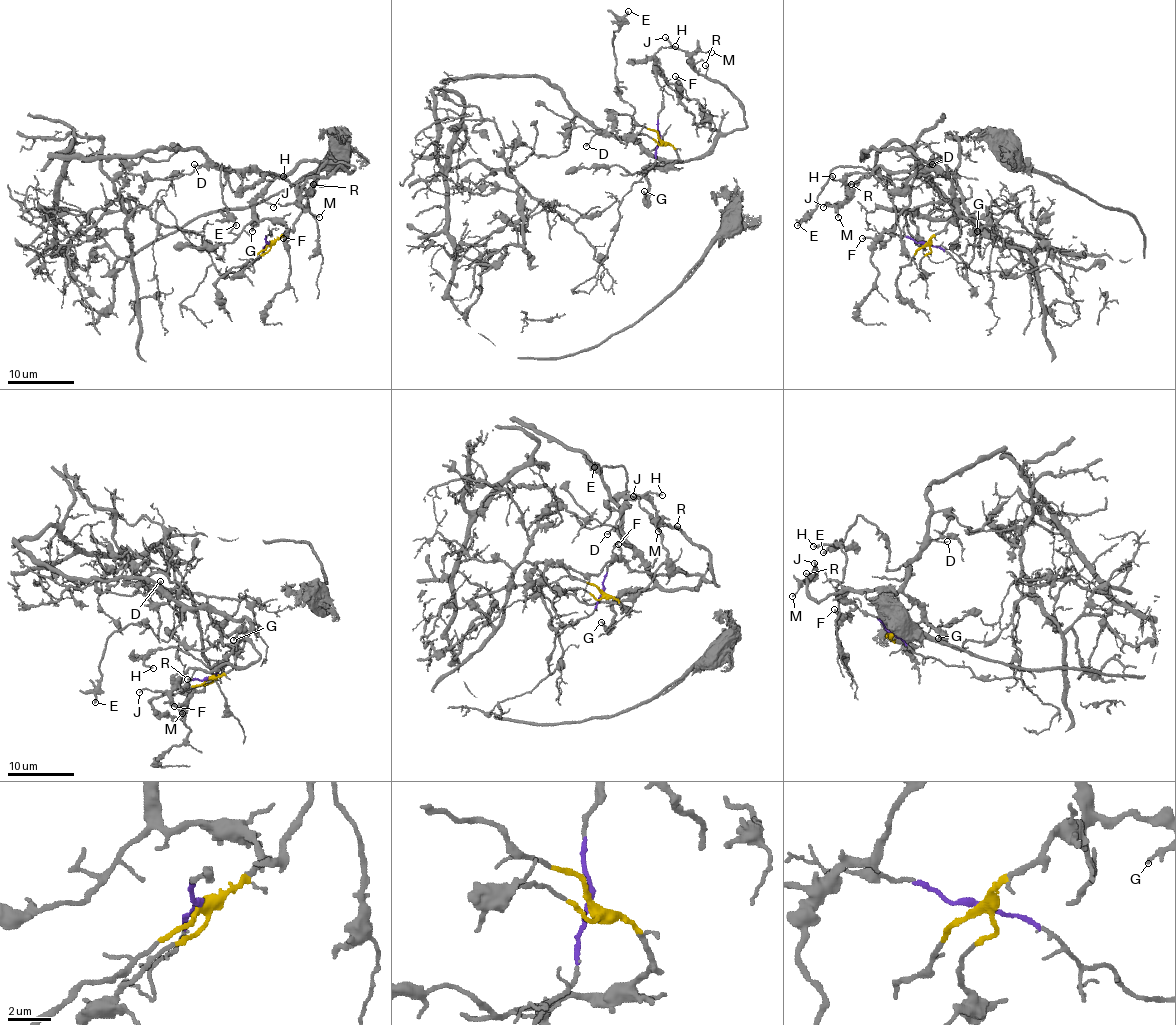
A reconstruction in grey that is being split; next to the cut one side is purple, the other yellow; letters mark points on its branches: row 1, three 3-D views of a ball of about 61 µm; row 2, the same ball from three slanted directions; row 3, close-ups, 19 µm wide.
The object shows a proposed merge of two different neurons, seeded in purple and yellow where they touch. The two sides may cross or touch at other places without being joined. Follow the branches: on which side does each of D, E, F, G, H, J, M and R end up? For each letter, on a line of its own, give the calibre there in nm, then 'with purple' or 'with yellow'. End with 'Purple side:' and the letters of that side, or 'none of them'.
D: 140 nm thick; with yellow
E: 240 nm thick; with yellow
F: 190 nm thick; with yellow
G: 190 nm thick; with yellow
H: 170 nm thick; with yellow
J: 110 nm thick; with yellow
M: 140 nm thick; with yellow
R: 130 nm thick; with yellow
Purple side: none of them

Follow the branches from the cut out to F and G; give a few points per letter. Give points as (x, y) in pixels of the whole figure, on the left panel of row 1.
F: (266, 244), (286, 227), (260, 220), (255, 199), (301, 162), (321, 161), (283, 239)
G: (266, 244), (275, 242), (286, 227), (271, 219), (260, 220), (255, 217), (251, 230)

